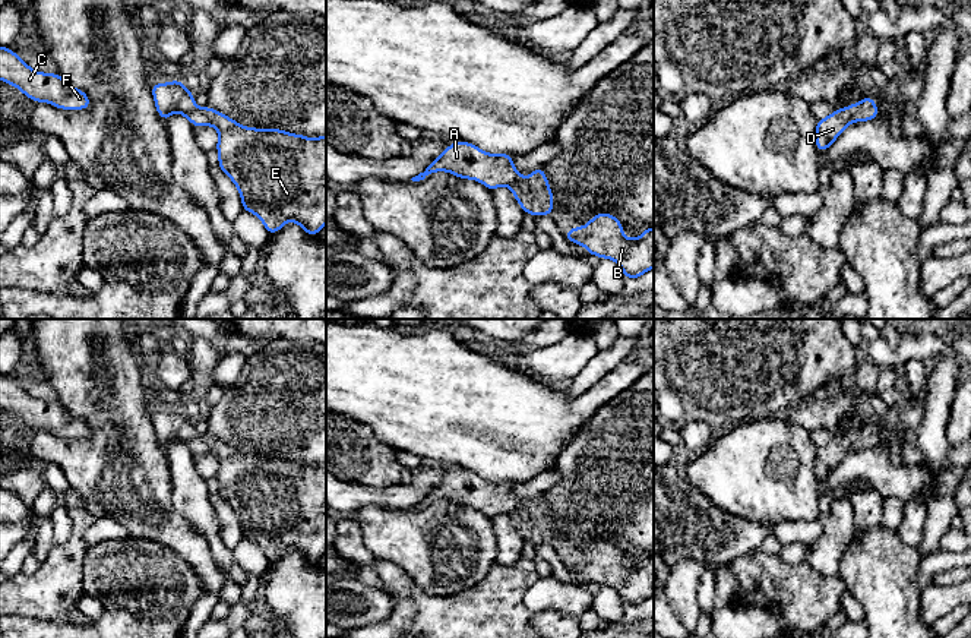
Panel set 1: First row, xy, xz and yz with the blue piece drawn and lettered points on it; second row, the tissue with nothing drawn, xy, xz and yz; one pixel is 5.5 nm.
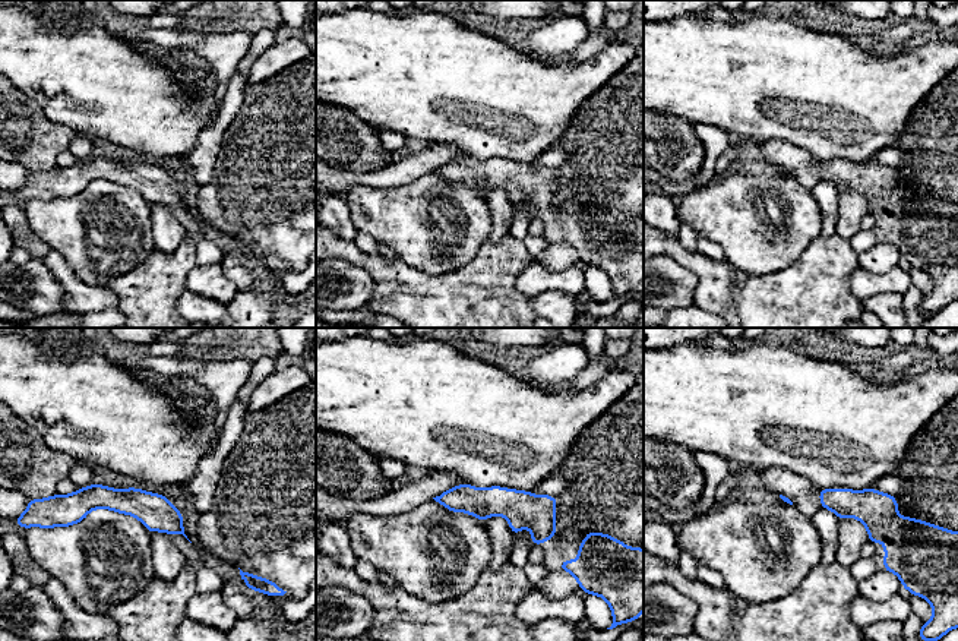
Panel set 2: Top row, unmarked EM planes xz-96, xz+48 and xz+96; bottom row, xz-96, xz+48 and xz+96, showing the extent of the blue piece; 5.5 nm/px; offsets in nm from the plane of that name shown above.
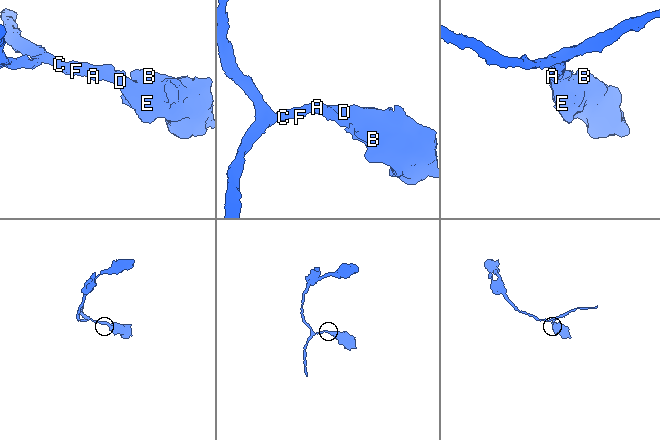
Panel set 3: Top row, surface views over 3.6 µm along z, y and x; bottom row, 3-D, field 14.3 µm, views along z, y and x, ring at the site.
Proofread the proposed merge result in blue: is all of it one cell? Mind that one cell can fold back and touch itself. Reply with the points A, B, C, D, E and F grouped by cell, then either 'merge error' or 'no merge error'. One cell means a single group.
A B C D E F; no merge error

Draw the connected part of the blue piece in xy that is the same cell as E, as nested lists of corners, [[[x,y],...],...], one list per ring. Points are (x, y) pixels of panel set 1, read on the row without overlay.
[[[181,408],[152,413],[152,424],[161,446],[183,442],[197,454],[218,458],[216,493],[233,508],[240,519],[243,537],[254,541],[275,562],[287,550],[297,550],[309,563],[316,563],[326,552],[326,462],[316,467],[281,457],[246,455],[209,433],[199,436]]]

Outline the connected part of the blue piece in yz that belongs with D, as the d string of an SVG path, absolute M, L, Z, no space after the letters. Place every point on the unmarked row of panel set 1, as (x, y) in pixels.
M864 424L860 430L839 436L828 445L817 448L817 478L826 478L853 449L867 449L876 446L877 443L877 432L870 424Z

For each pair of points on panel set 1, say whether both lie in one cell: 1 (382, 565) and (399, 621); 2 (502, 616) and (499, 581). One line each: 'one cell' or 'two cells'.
1: one cell
2: one cell

